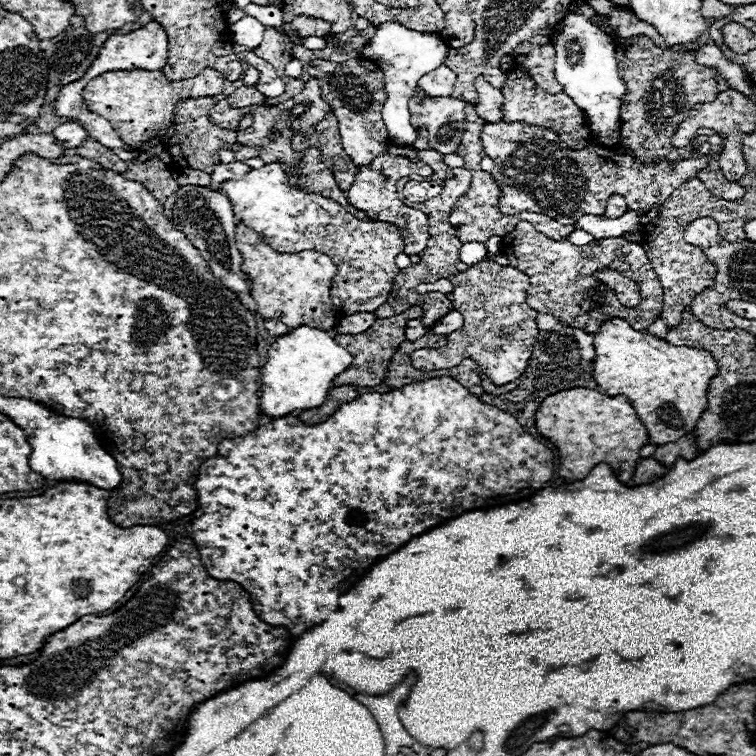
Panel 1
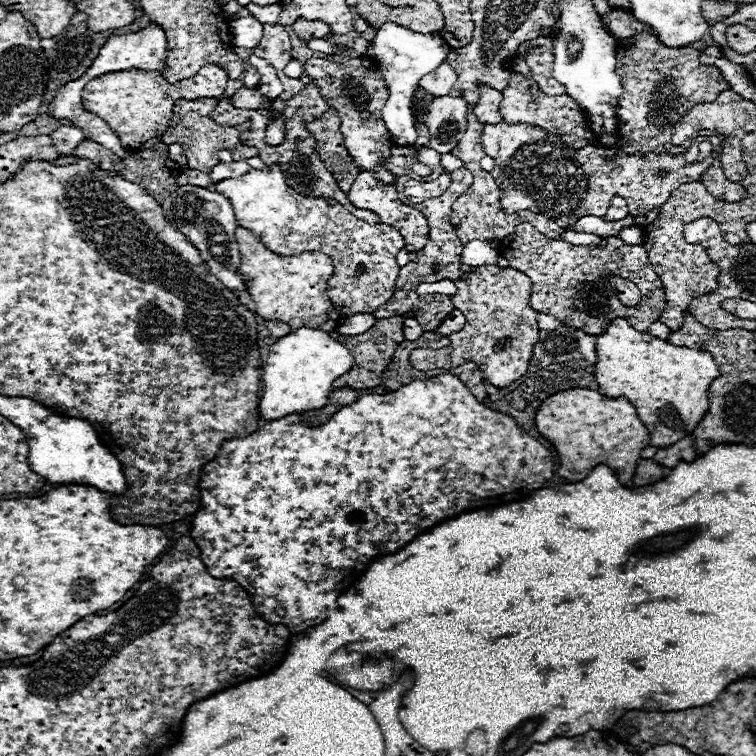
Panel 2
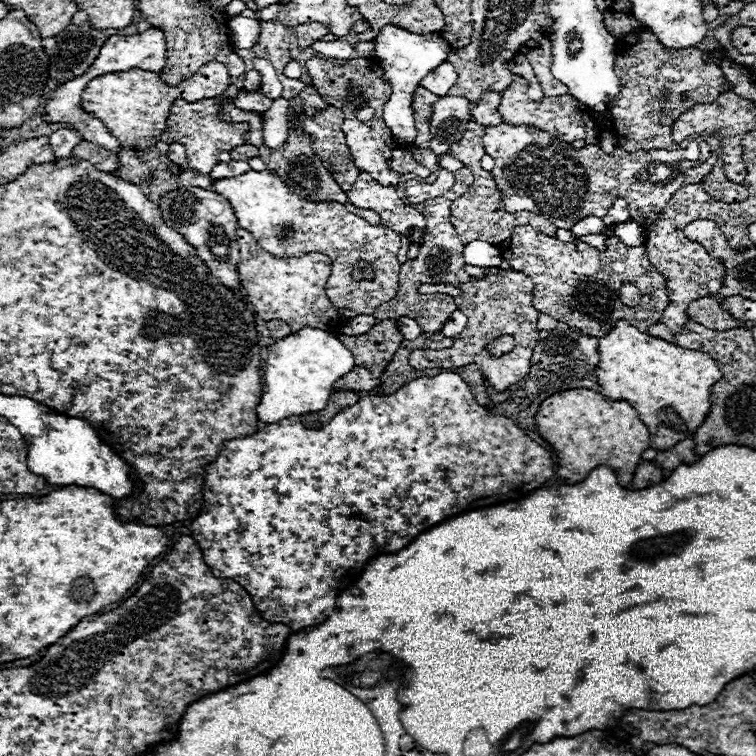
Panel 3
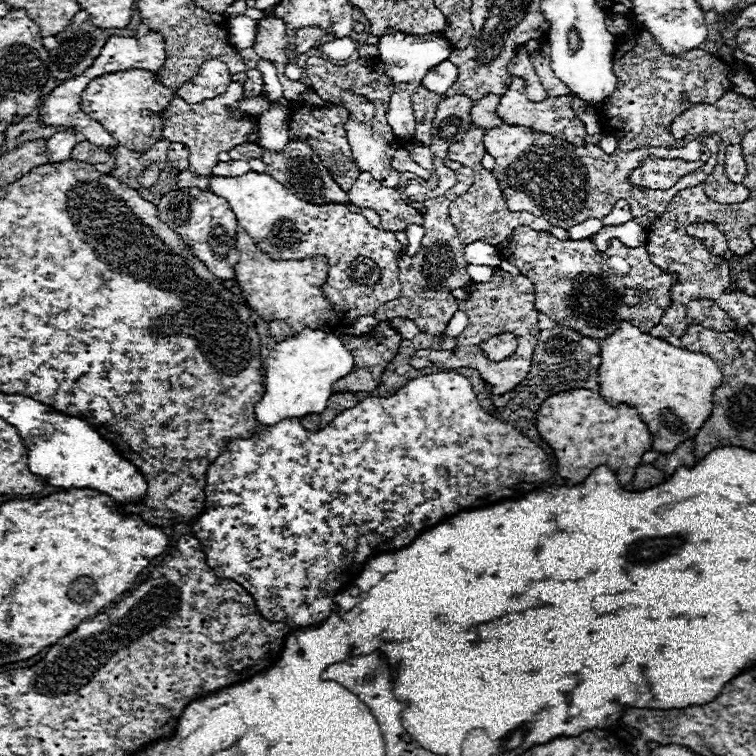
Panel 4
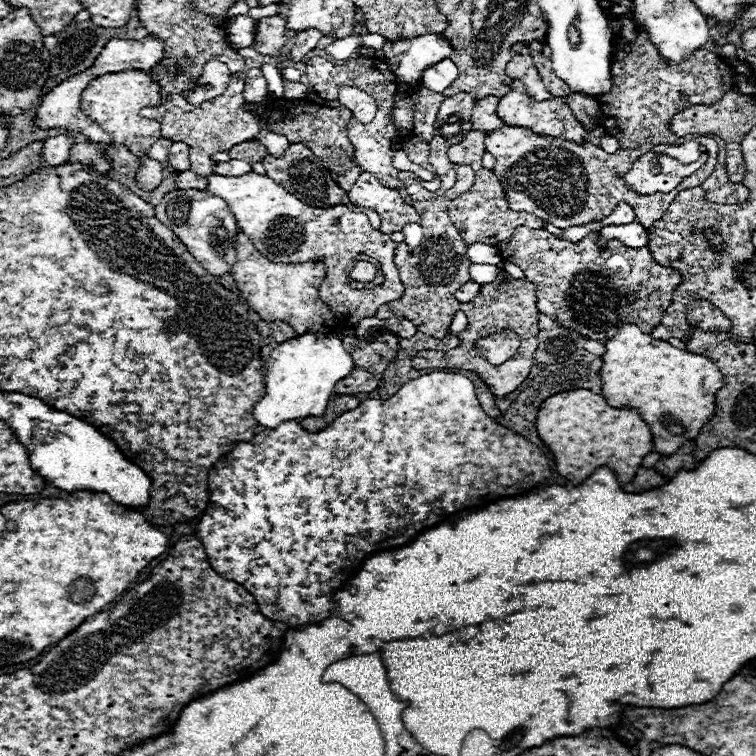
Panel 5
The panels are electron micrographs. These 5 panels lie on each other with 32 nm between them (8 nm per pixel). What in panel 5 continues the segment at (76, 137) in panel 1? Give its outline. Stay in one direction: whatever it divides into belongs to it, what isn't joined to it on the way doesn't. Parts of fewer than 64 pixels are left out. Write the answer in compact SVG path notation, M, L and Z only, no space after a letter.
M54 136L54 138L48 138L42 146L42 154L40 154L40 164L34 172L38 172L40 168L48 168L48 166L60 166L64 162L68 162L68 154L70 154L70 148L76 140L74 138L68 138L68 136Z

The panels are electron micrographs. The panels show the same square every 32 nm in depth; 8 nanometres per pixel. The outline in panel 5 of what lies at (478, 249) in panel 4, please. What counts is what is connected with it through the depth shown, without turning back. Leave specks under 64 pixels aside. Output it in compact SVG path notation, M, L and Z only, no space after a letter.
M470 244L468 246L468 252L466 252L468 260L472 264L498 264L502 258L498 254L498 250L494 246L488 246L488 244Z

